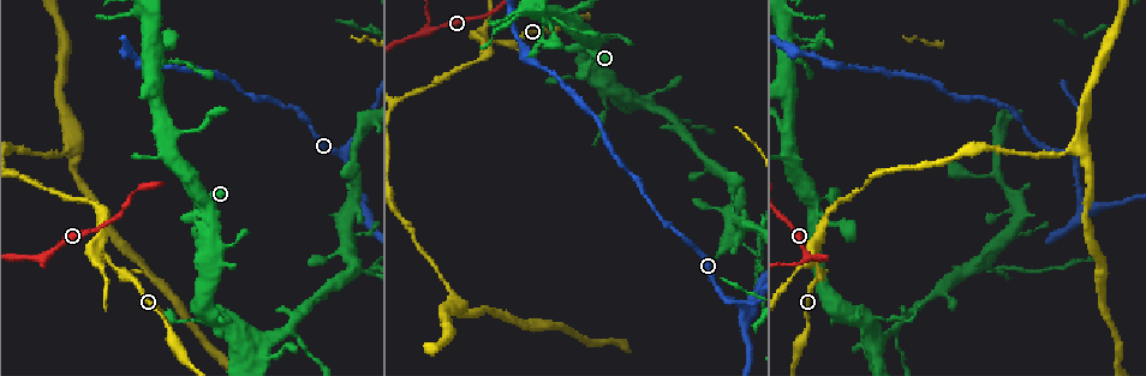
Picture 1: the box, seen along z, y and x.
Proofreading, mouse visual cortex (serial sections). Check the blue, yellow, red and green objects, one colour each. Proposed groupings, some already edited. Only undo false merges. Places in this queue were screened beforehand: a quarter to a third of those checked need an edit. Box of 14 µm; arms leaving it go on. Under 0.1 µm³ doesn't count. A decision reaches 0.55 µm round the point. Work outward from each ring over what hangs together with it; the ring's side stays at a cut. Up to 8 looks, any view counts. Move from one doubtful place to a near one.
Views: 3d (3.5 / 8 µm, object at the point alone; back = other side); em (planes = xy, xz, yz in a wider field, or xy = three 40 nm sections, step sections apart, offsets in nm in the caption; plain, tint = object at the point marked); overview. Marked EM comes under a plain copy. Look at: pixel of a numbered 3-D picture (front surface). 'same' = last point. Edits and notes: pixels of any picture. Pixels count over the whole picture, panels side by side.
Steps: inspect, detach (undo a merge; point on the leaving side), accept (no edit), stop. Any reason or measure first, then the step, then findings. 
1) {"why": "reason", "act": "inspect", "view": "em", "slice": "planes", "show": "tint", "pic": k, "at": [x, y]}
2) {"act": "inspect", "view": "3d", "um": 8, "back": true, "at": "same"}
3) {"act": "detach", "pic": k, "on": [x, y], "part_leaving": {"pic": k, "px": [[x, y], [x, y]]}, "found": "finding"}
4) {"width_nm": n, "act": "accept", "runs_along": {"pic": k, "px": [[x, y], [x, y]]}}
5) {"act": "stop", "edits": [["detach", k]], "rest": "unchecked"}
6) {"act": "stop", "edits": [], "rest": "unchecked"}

{"why": "arms part here", "act": "inspect", "view": "3d", "um": 3.5, "pic": 1, "at": [493, 41]}

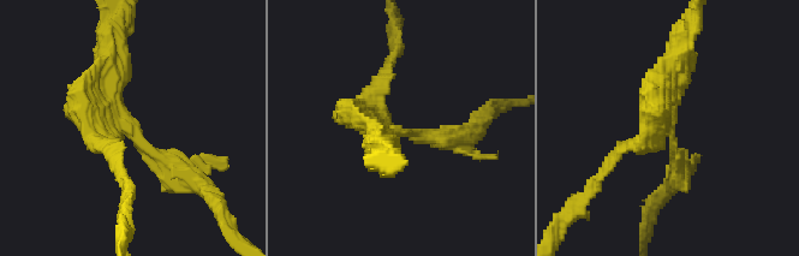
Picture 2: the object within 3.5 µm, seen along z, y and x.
{"act": "detach", "pic": 2, "on": [638, 144], "part_leaving": {"pic": 2, "px": [[661, 132], [625, 147], [578, 202]]}, "found": "two cells meet here"}

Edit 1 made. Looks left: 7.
{"why": "redraw", "act": "inspect", "view": "overview"}

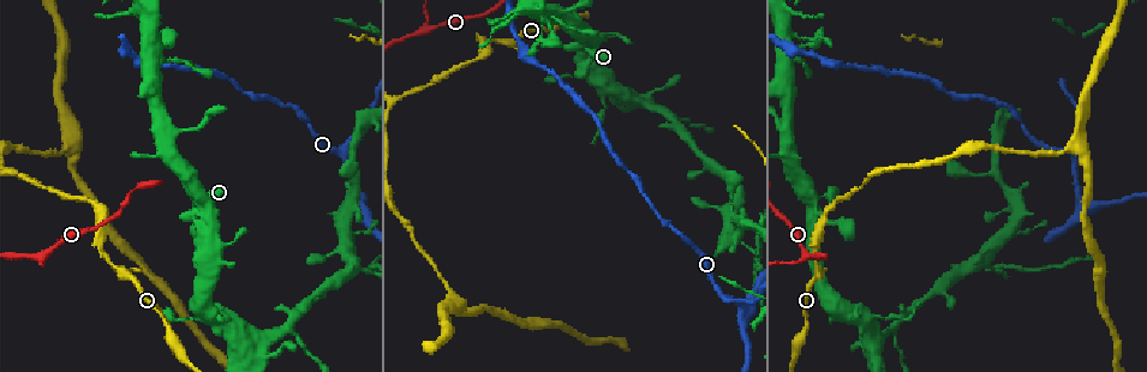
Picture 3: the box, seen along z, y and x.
{"why": "abrupt turn", "act": "inspect", "view": "3d", "um": 3.5, "pic": 3, "at": [1072, 146]}

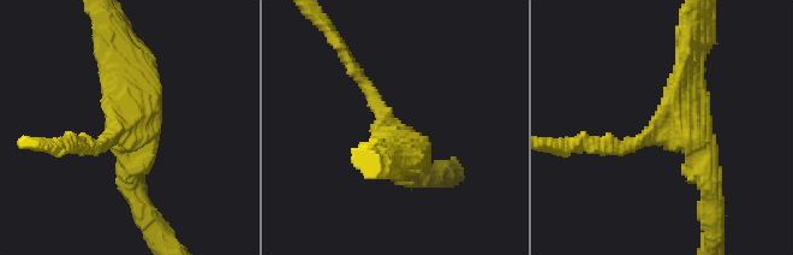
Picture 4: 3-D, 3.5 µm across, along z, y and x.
{"act": "inspect", "view": "em", "slice": "planes", "show": "tint", "pic": 4, "at": [120, 128]}

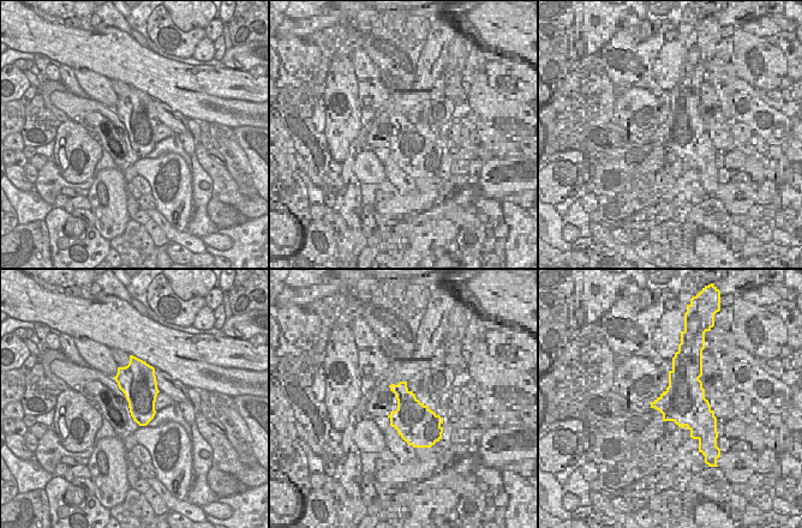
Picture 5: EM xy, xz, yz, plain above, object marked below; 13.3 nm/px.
{"act": "inspect", "view": "em", "slice": "xy", "step": 2, "show": "tint", "at": "same"}

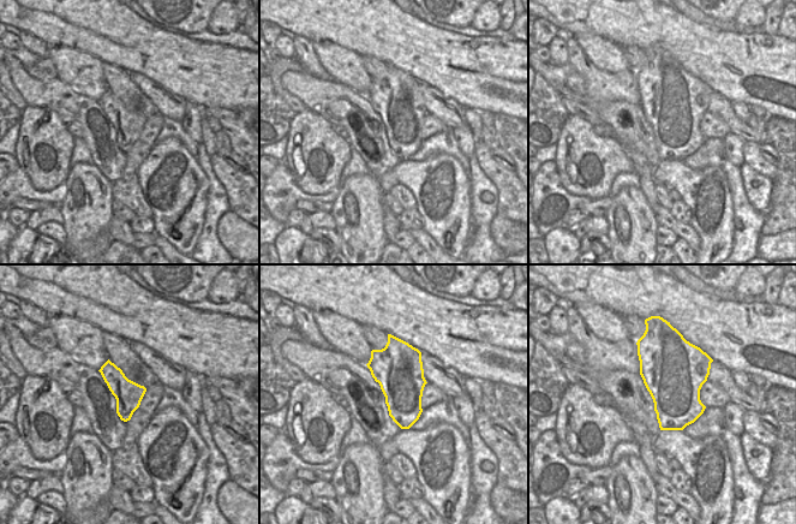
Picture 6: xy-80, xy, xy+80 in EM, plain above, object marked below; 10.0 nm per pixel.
{"width_nm": 460, "act": "accept", "runs_along": {"pic": 4, "px": [[355, 72], [388, 118], [403, 175]]}, "found": "continuous, no second cell"}

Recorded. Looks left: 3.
{"why": "a fork", "act": "inspect", "view": "3d", "um": 3.5, "pic": 3, "at": [671, 119]}

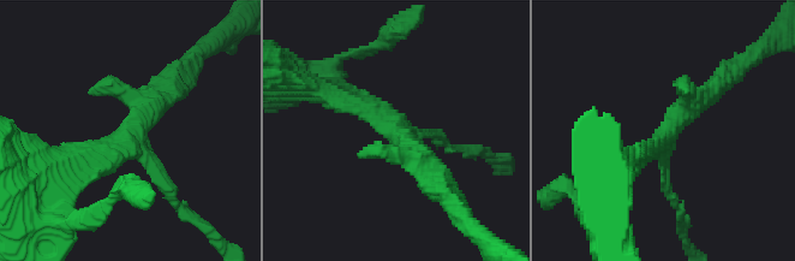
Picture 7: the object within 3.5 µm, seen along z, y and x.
{"act": "accept", "runs_along": {"pic": 7, "px": [[323, 93], [368, 108], [430, 176]]}, "found": "all the same cell"}

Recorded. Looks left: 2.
{"act": "stop", "edits": [["detach", 2]], "rest": "unchecked"}

